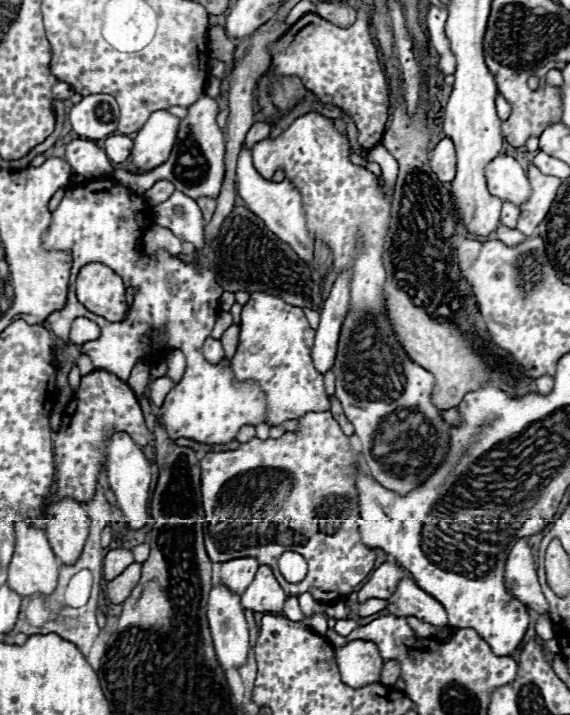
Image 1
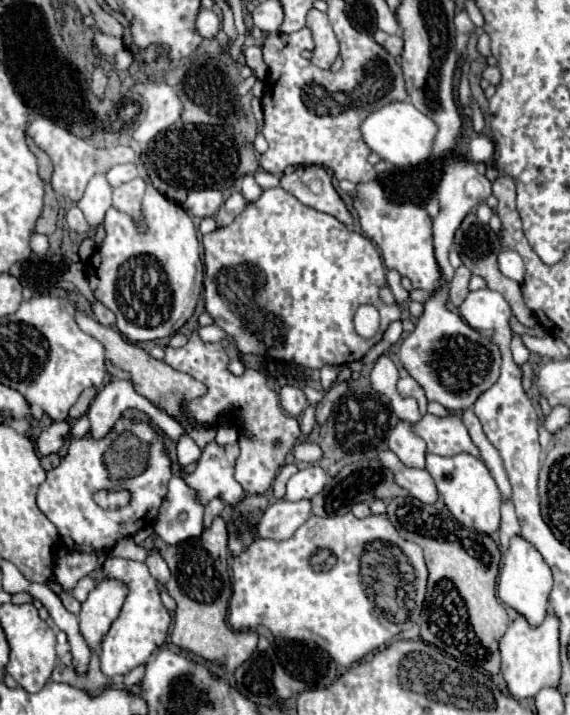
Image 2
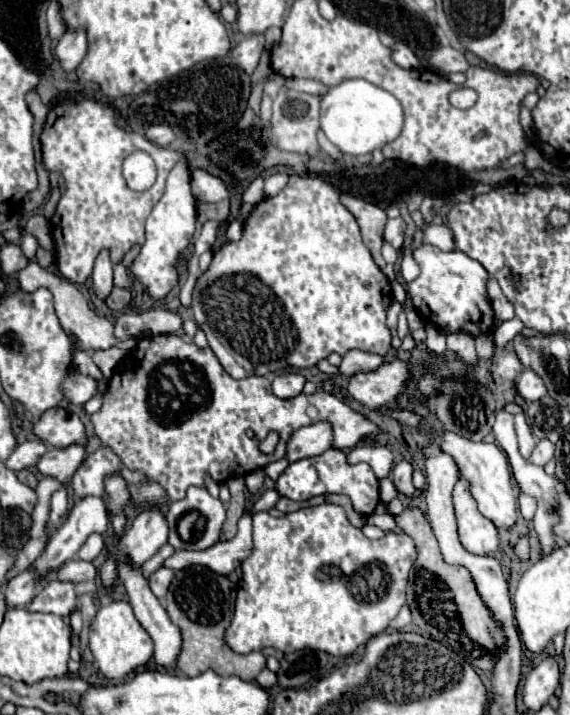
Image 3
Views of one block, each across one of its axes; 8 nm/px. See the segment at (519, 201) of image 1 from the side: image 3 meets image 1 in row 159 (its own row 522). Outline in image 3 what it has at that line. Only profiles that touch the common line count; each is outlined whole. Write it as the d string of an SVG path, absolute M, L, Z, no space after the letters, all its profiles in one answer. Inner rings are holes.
M434 430L432 440L440 450L444 450L446 454L454 458L460 478L470 482L470 492L474 500L478 502L478 510L486 518L490 518L496 524L496 528L510 528L516 522L518 508L516 508L516 496L512 490L512 472L510 472L508 456L504 454L504 450L500 450L498 444L474 442L458 434L452 434L450 430Z

